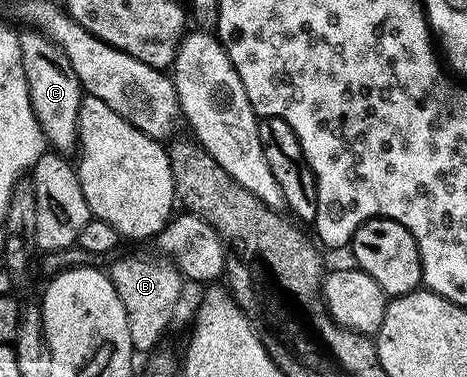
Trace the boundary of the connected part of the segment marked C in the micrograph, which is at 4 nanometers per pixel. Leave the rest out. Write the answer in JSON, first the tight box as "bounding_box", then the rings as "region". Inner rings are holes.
{"bounding_box":[19,29,84,153],"region":[[[26,29],[19,34],[19,55],[22,57],[22,69],[27,79],[31,107],[43,129],[45,140],[57,152],[68,153],[77,146],[77,113],[80,111],[84,90],[77,74],[69,63],[69,58],[52,39],[48,39],[35,29]]]}

